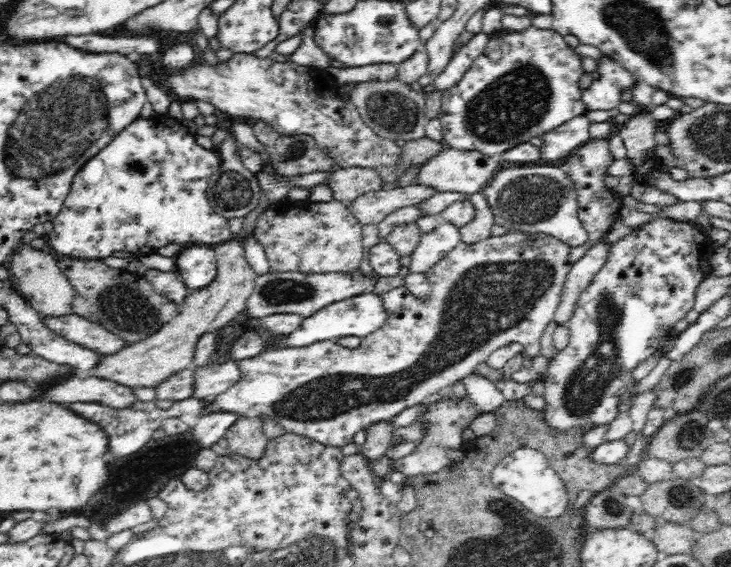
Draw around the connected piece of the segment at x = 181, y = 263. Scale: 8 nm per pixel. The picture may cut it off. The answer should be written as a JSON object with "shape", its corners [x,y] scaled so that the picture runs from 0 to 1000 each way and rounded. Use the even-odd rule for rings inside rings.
{"shape":[[[280,432],[253,434],[239,451],[238,480],[260,511],[278,510],[297,481],[294,441]]]}

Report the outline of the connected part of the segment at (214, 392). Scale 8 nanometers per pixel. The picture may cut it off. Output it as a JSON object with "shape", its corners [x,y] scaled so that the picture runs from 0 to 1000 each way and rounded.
{"shape":[[[315,637],[297,646],[285,642],[263,647],[265,674],[263,674],[260,704],[286,705],[305,695],[328,670],[324,638]]]}

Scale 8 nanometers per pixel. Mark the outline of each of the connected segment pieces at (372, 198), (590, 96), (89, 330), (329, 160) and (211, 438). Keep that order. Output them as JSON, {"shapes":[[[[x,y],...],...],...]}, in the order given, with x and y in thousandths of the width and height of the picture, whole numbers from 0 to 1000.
{"shapes":[[[[558,326],[535,335],[513,335],[492,342],[479,354],[476,370],[495,397],[516,397],[547,367],[561,363],[591,346],[595,335],[583,328]]],[[[824,97],[815,108],[817,138],[803,160],[796,164],[796,180],[804,194],[837,194],[851,183],[851,166],[867,159],[876,143],[869,131],[859,127],[847,109]]],[[[101,552],[89,554],[85,559],[63,559],[55,556],[55,568],[71,586],[86,593],[90,600],[105,608],[137,619],[144,626],[153,626],[170,614],[168,603],[150,582],[141,575],[123,568],[120,563]]],[[[350,210],[343,226],[349,238],[349,247],[363,261],[363,279],[368,282],[368,291],[376,307],[390,312],[413,310],[415,307],[424,307],[424,303],[451,300],[460,287],[454,277],[449,275],[435,257],[432,245],[421,236],[391,240],[375,229],[375,224],[367,215],[356,210]]],[[[309,727],[286,728],[276,734],[274,744],[261,758],[265,780],[276,792],[290,792],[305,772],[312,755],[326,739],[317,728]]]]}

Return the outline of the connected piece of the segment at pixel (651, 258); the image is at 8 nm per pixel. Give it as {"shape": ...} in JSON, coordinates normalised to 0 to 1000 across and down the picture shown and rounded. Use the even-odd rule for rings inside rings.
{"shape":[[[902,379],[866,402],[855,418],[834,430],[829,462],[810,489],[807,501],[792,519],[782,561],[774,570],[777,582],[780,582],[778,607],[751,635],[747,660],[743,663],[744,695],[740,700],[744,704],[744,711],[747,711],[743,721],[743,737],[747,753],[752,753],[758,762],[770,765],[788,757],[806,760],[807,757],[819,753],[832,753],[840,744],[845,732],[845,720],[851,711],[852,698],[866,681],[865,656],[867,656],[870,646],[876,638],[881,638],[881,633],[889,630],[891,624],[900,619],[906,596],[922,584],[925,568],[936,563],[938,550],[949,543],[949,511],[963,494],[963,489],[969,487],[971,476],[969,460],[978,441],[978,429],[964,414],[964,409],[952,404],[948,399],[948,392],[937,393],[923,390],[914,383],[903,383]]]}

